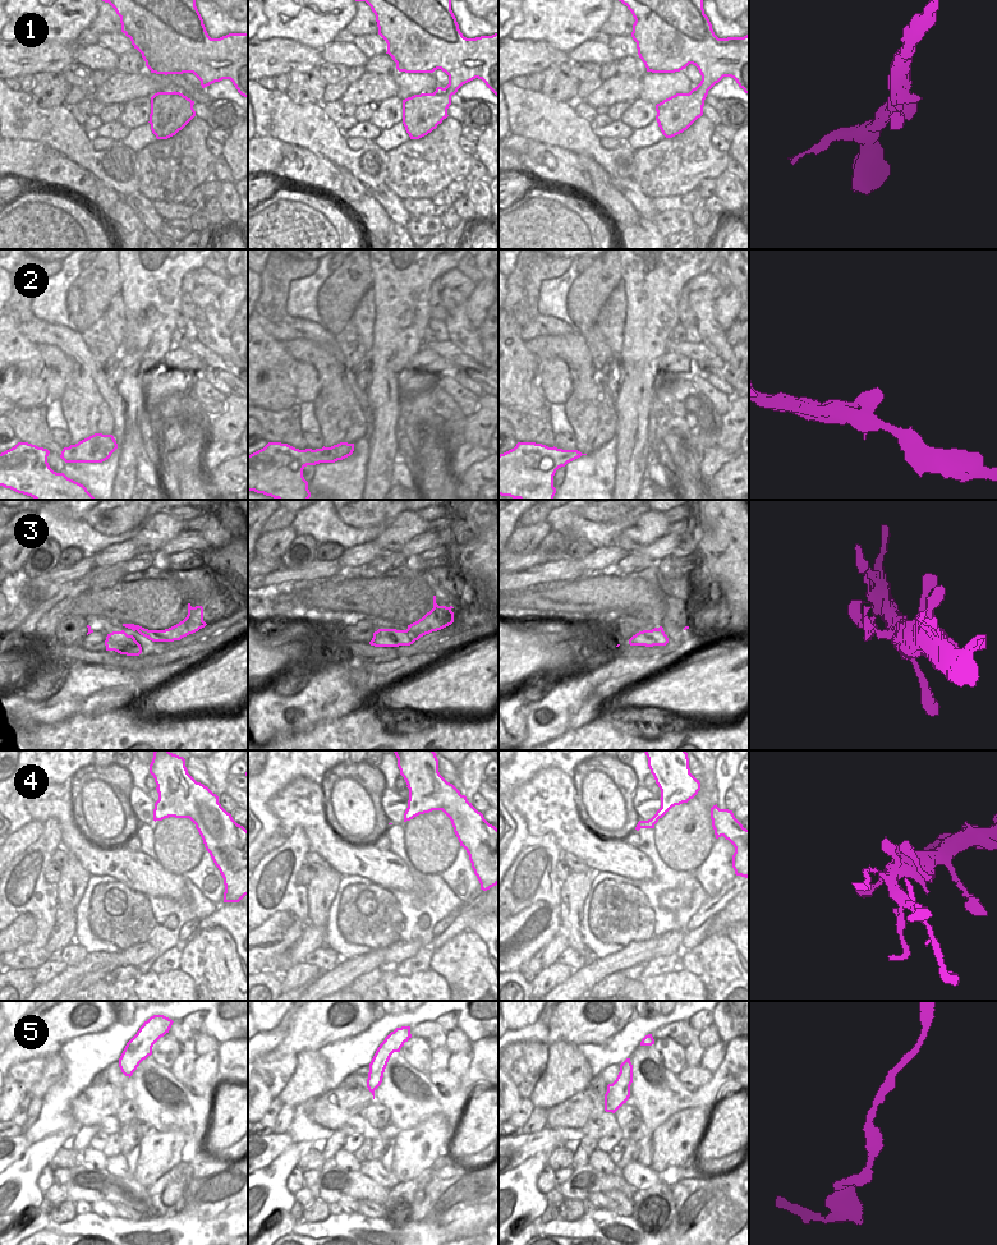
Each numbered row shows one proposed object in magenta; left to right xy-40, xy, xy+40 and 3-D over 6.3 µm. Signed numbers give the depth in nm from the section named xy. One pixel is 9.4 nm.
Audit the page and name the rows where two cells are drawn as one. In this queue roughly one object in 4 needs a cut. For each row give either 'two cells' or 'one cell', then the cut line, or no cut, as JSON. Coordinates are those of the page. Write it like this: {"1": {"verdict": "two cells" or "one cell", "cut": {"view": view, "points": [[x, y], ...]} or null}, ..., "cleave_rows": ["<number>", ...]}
{"1": {"verdict": "one cell", "cut": null}, "2": {"verdict": "one cell", "cut": null}, "3": {"verdict": "one cell", "cut": null}, "4": {"verdict": "one cell", "cut": null}, "5": {"verdict": "one cell", "cut": null}, "cleave_rows": []}

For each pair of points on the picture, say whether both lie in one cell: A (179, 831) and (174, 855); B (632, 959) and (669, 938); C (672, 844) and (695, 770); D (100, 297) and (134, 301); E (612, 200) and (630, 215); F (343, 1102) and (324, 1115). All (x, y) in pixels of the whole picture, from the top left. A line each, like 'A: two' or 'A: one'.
A: one
B: two
C: two
D: two
E: one
F: one

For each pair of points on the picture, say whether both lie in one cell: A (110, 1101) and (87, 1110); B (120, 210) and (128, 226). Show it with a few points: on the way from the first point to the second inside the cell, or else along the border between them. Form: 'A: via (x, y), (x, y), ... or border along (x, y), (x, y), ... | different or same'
A: via (105, 1101), (92, 1105) | same
B: via (122, 214), (124, 223) | same

